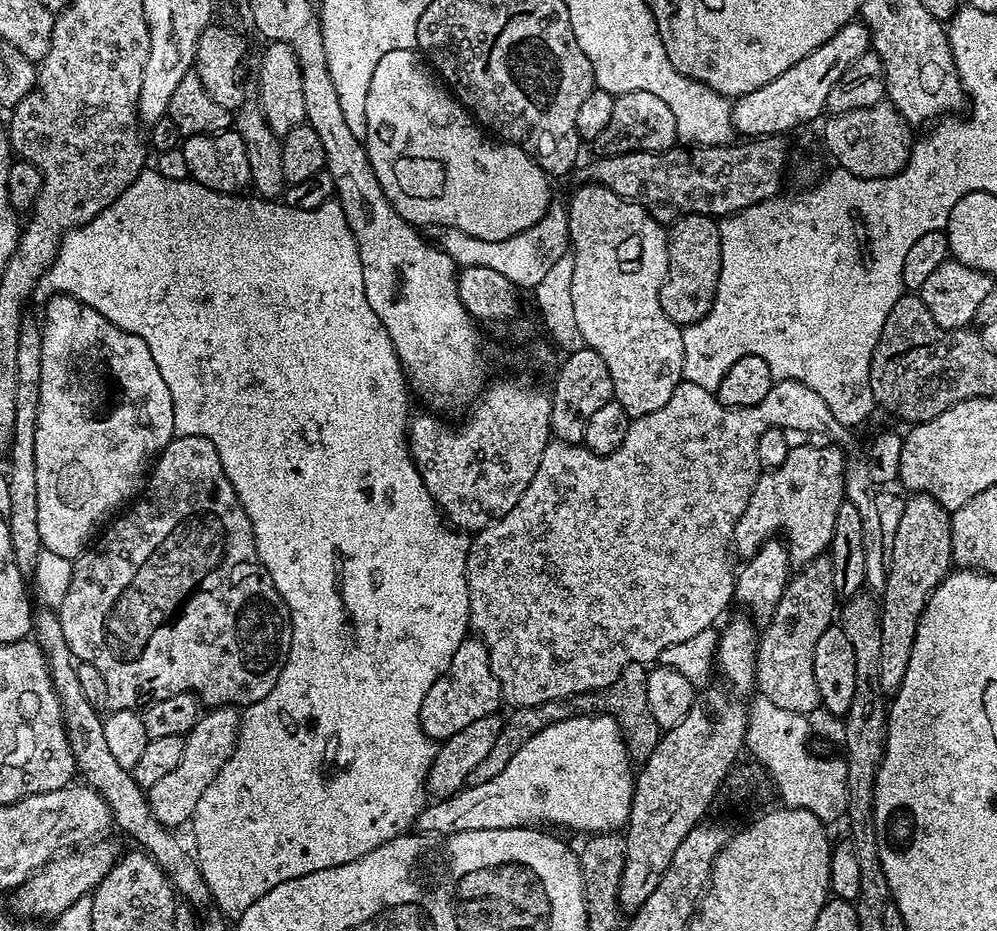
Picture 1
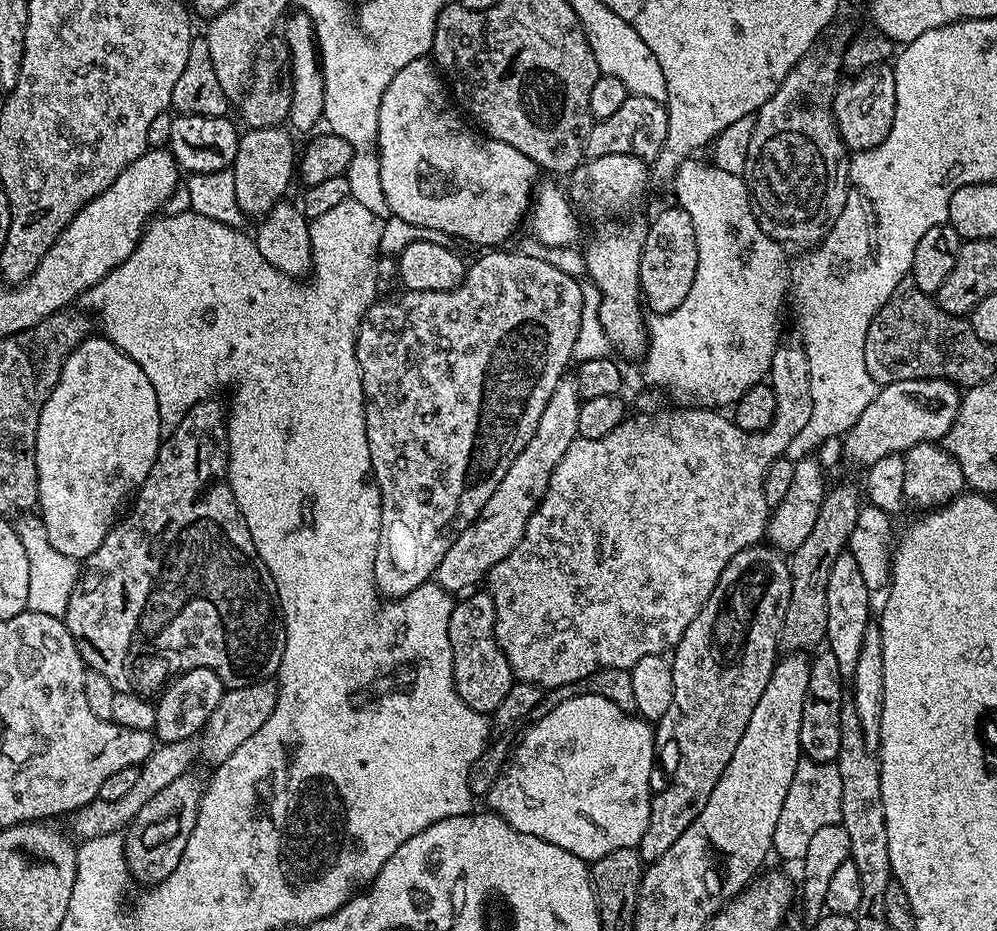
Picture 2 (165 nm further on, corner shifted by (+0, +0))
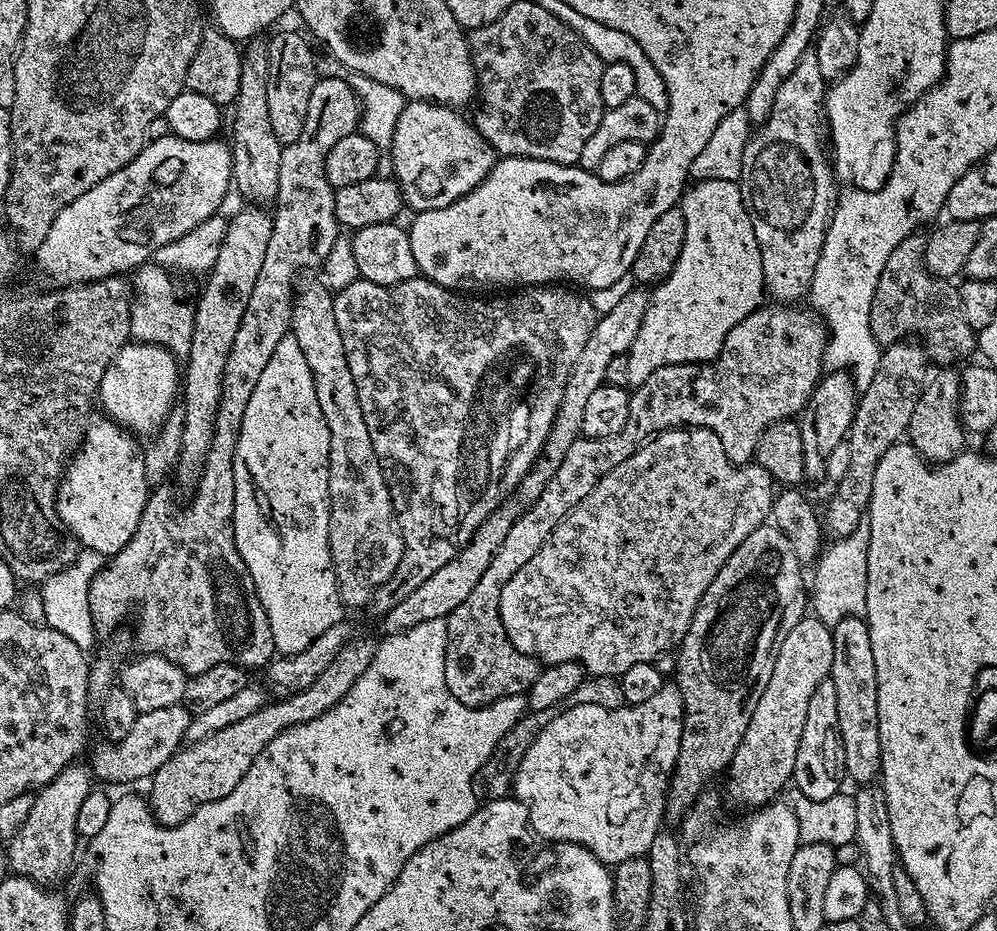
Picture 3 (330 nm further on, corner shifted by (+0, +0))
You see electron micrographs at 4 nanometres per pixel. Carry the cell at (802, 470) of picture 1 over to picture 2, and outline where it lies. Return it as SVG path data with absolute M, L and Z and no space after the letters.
M938 378L896 380L893 384L883 385L878 396L881 401L892 400L892 412L883 408L880 402L873 402L864 410L862 418L858 418L858 422L854 422L852 429L843 437L843 459L852 464L867 466L878 462L878 458L903 454L910 446L924 440L943 441L950 426L954 426L954 418L958 418L961 395L957 385Z

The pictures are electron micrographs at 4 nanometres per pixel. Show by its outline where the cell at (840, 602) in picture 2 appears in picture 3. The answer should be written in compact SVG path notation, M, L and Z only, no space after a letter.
M847 616L842 622L831 625L832 637L834 638L834 662L830 679L834 682L834 690L838 693L838 730L842 738L842 754L844 755L844 770L847 779L853 780L856 786L871 785L880 774L880 759L882 758L882 738L878 734L878 670L874 670L874 649L870 646L870 630L868 621L858 616Z

